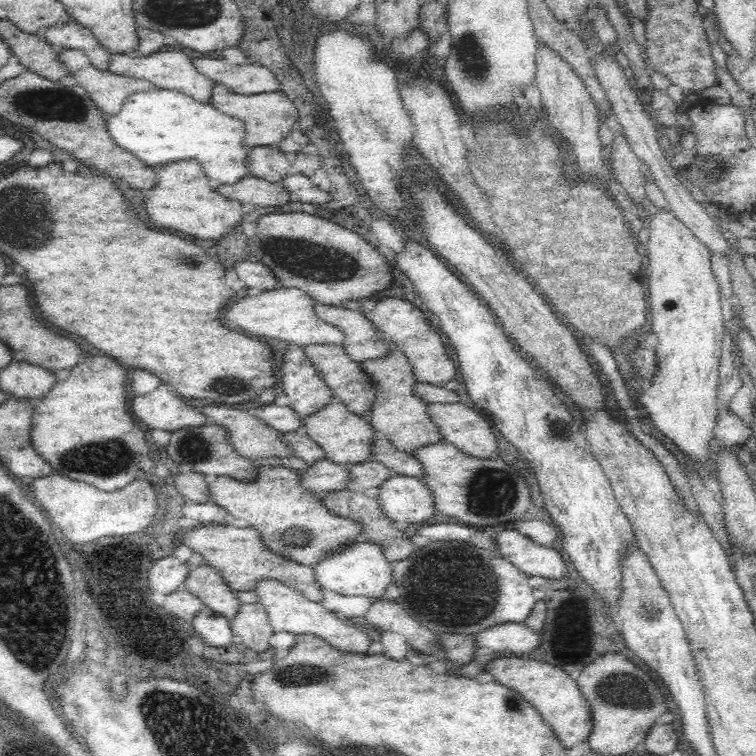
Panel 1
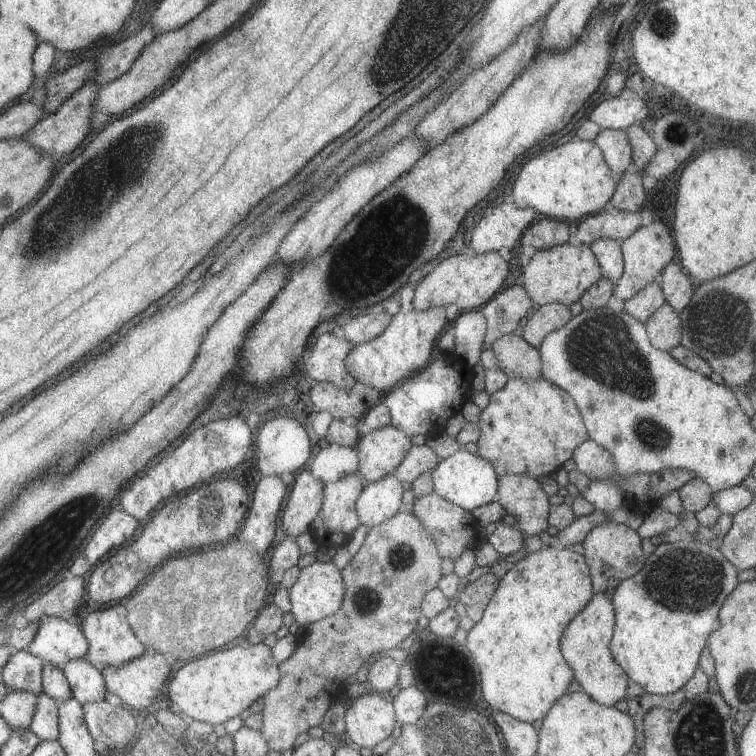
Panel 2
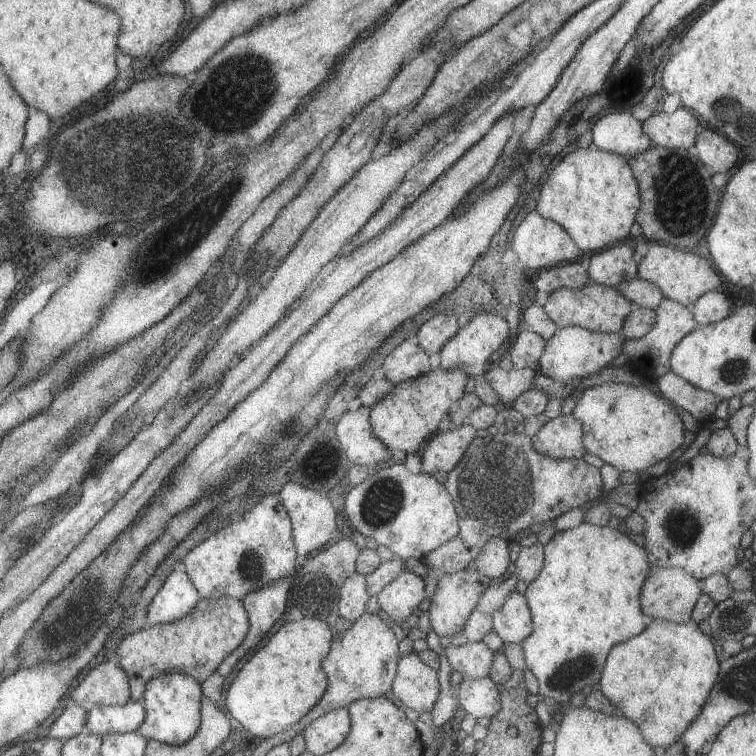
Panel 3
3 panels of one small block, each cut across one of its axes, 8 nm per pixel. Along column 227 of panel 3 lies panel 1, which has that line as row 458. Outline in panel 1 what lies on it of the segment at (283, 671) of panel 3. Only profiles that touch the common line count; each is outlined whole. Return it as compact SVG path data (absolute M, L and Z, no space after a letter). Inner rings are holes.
M656 207L646 226L649 228L649 238L644 252L649 258L646 274L650 277L650 328L658 338L654 350L658 354L660 370L652 381L652 386L641 394L639 402L644 411L649 412L654 425L676 443L684 454L705 459L710 454L706 442L712 436L717 414L717 370L725 331L722 288L712 268L713 252L683 220L675 216L672 209Z

